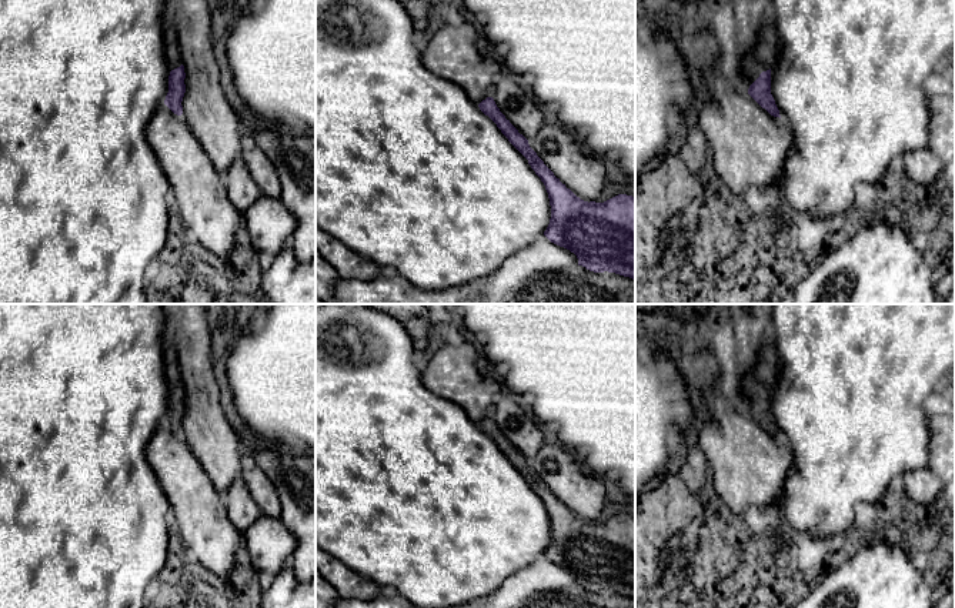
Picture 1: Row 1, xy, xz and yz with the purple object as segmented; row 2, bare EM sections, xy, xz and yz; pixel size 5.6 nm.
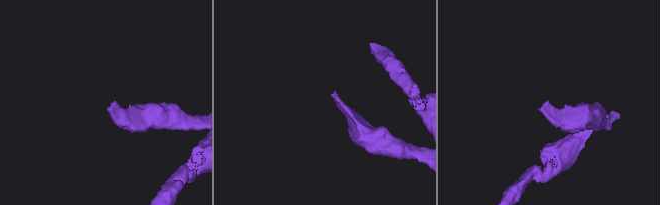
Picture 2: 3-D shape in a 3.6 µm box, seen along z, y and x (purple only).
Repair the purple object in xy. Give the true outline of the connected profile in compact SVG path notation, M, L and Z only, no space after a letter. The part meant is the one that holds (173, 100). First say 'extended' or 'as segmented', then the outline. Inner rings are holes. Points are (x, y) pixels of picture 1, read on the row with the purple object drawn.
extended; M164 13L163 20L164 33L164 56L168 64L168 93L166 96L164 104L177 116L183 114L183 97L186 93L186 73L178 49L177 33L174 23L168 13Z

